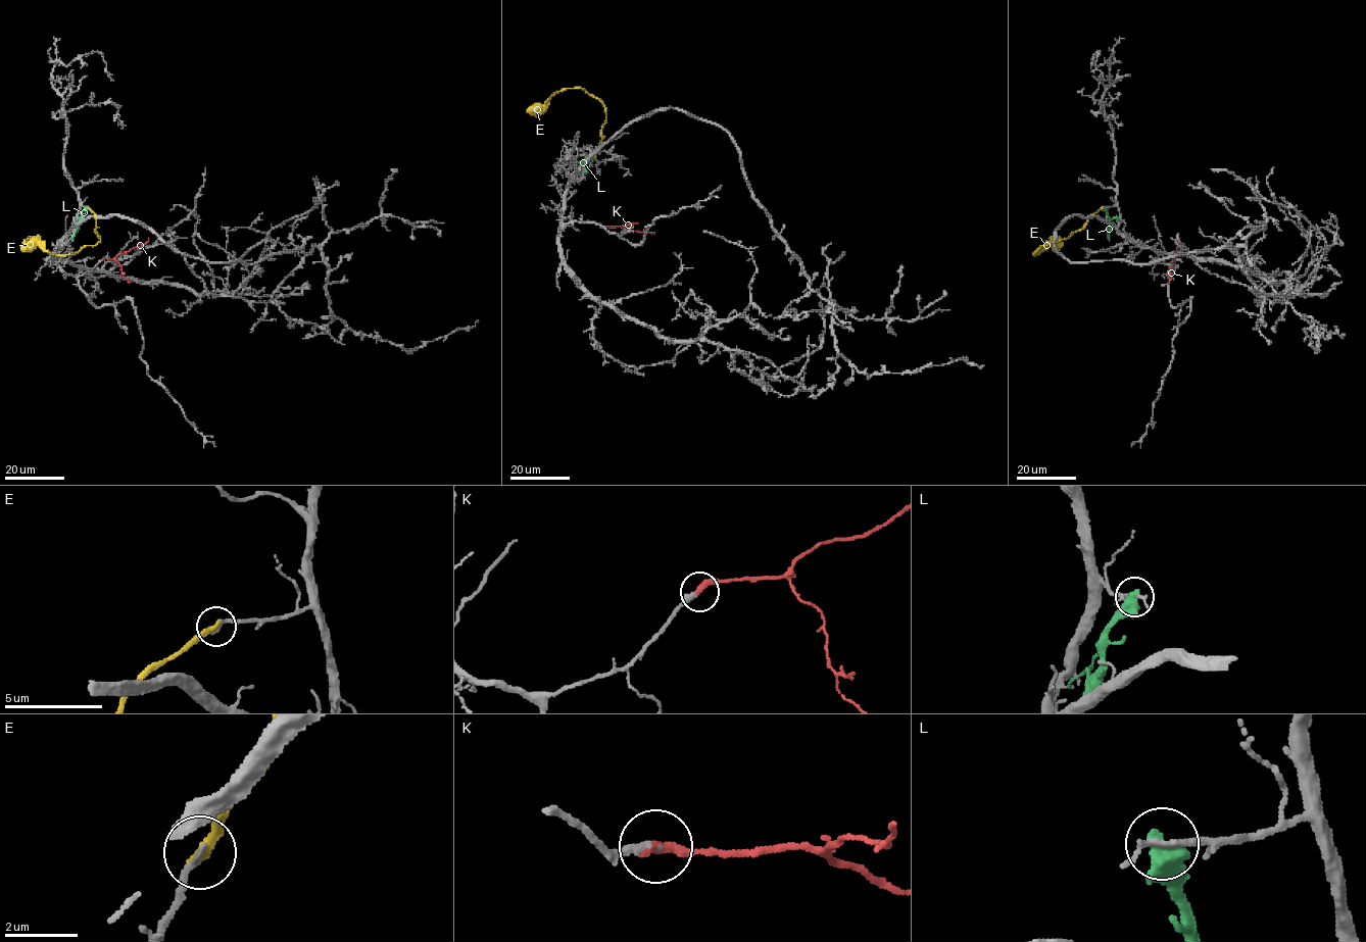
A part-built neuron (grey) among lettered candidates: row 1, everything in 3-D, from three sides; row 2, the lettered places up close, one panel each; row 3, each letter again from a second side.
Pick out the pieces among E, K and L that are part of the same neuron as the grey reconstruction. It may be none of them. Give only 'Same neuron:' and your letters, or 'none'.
Same neuron: K

